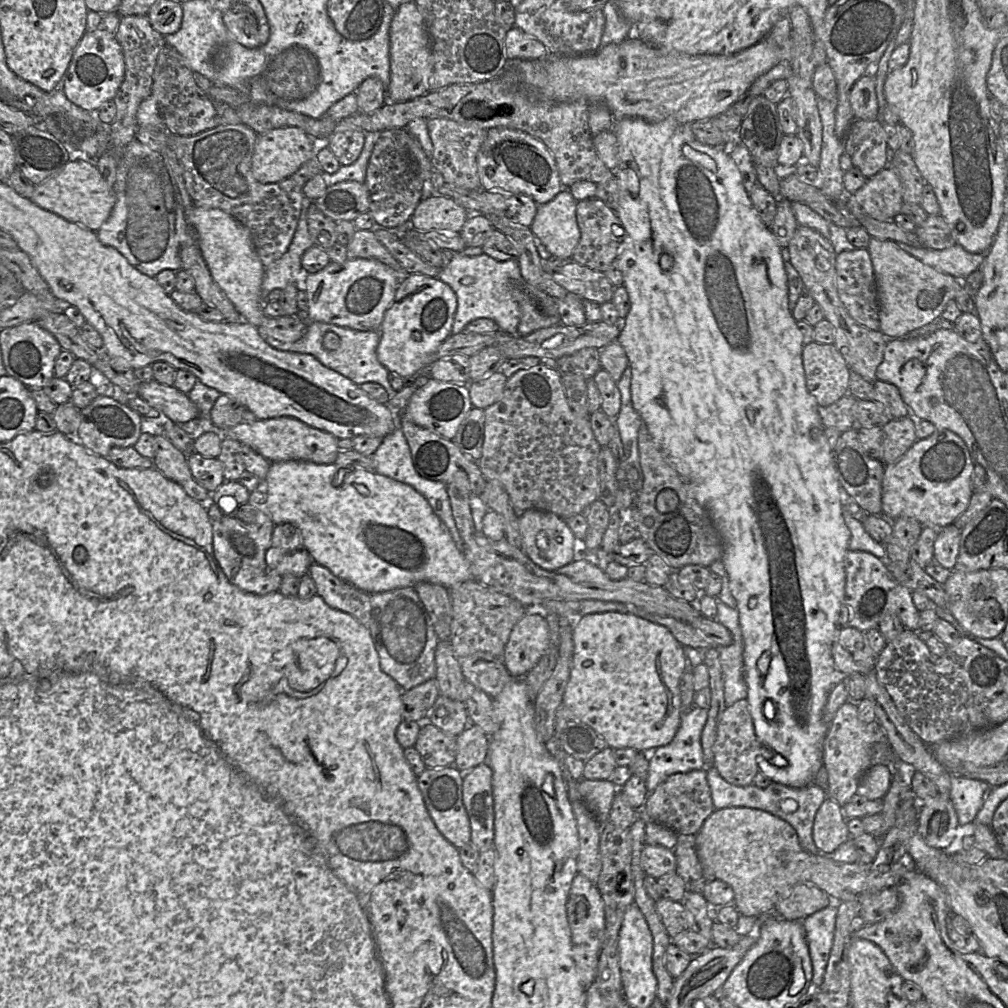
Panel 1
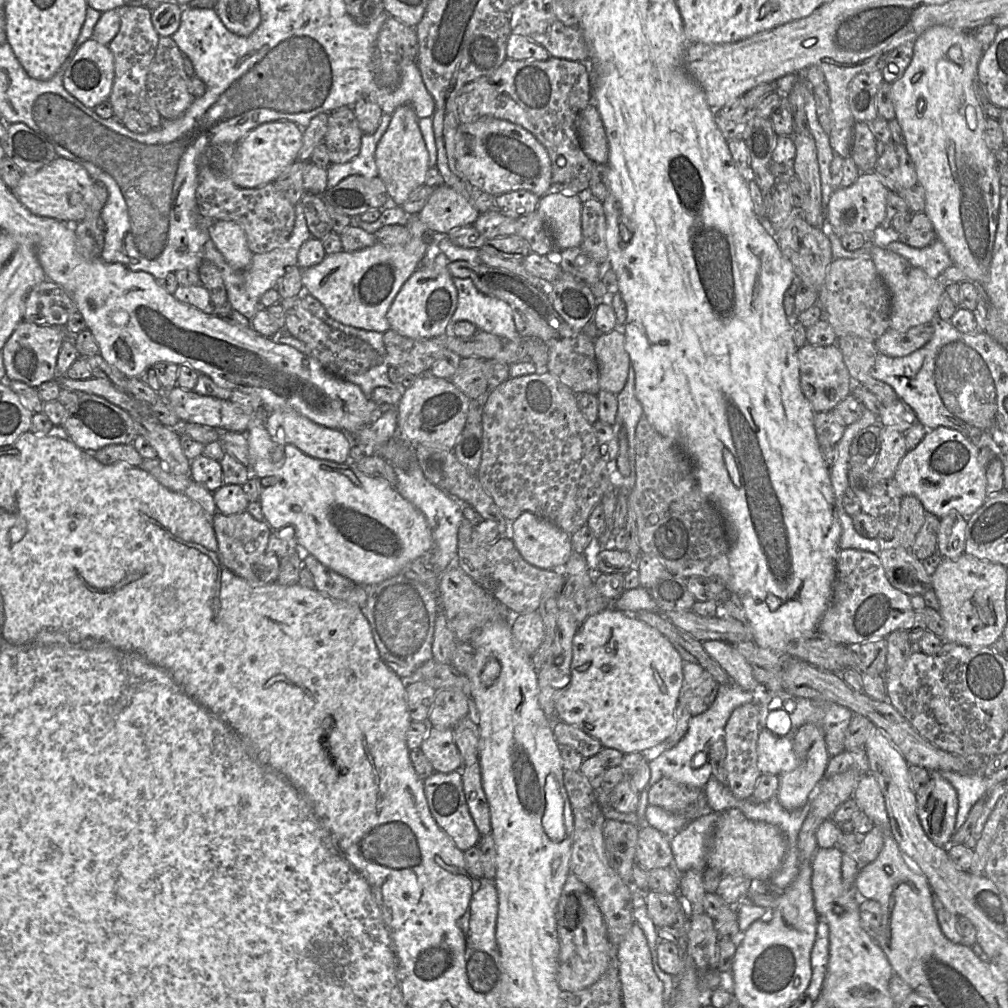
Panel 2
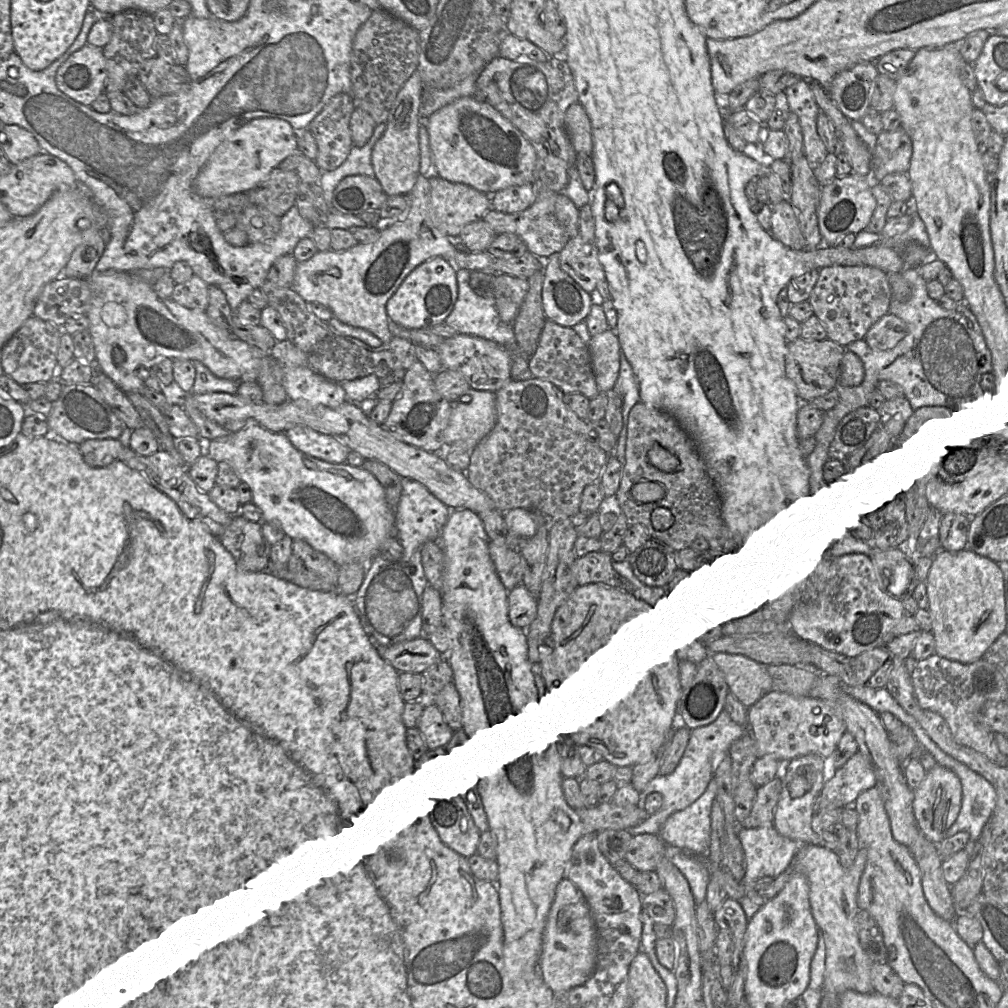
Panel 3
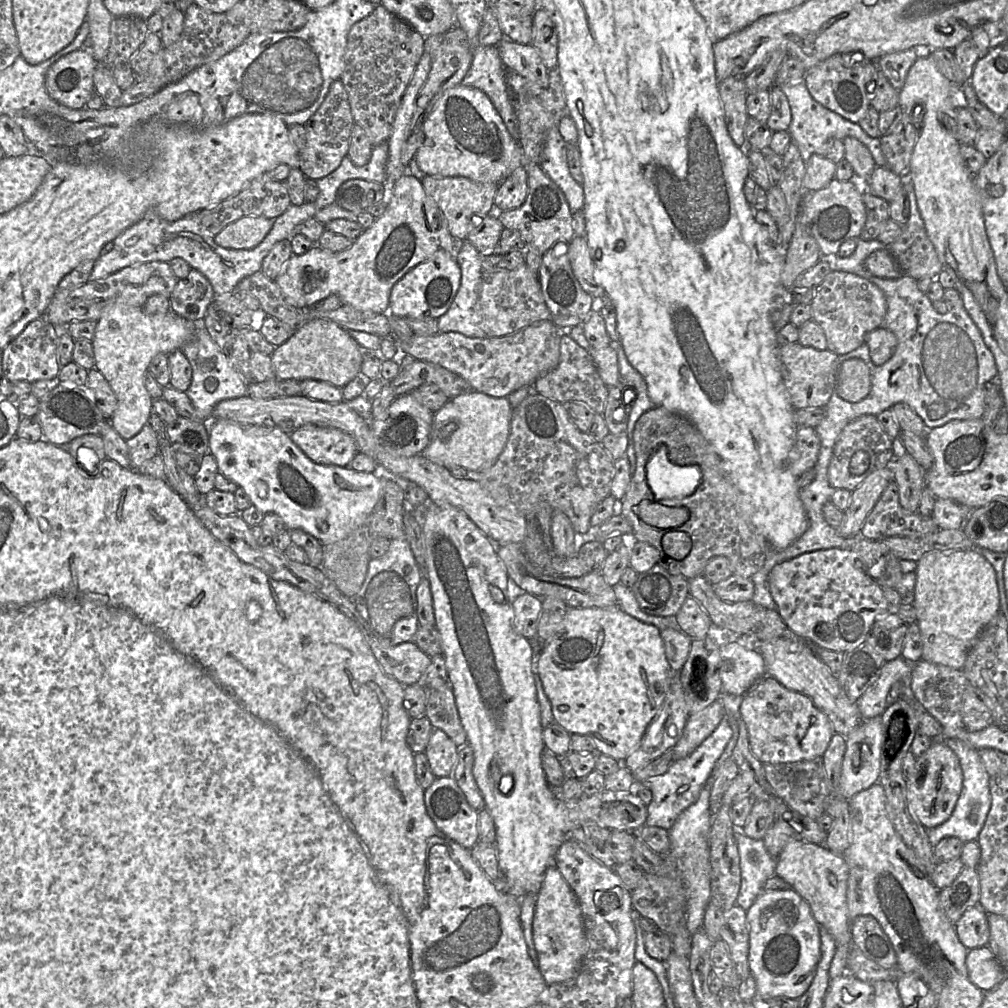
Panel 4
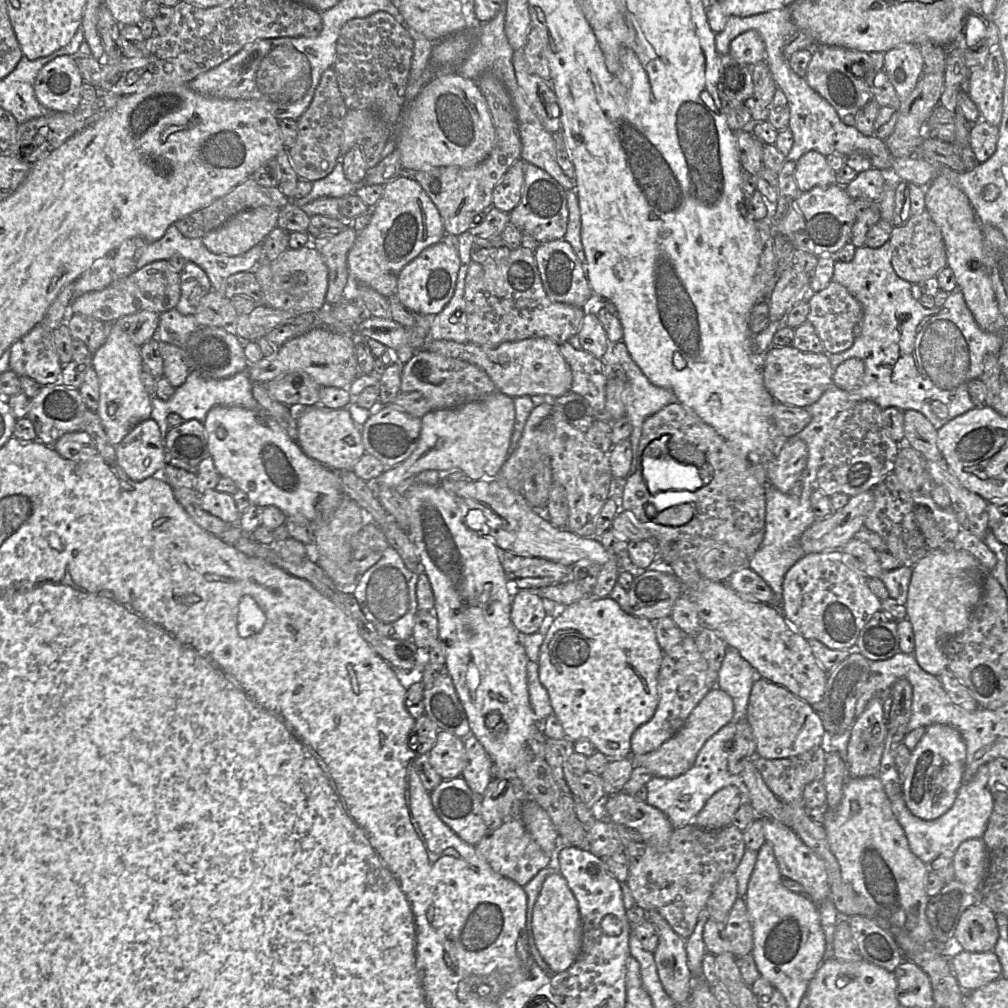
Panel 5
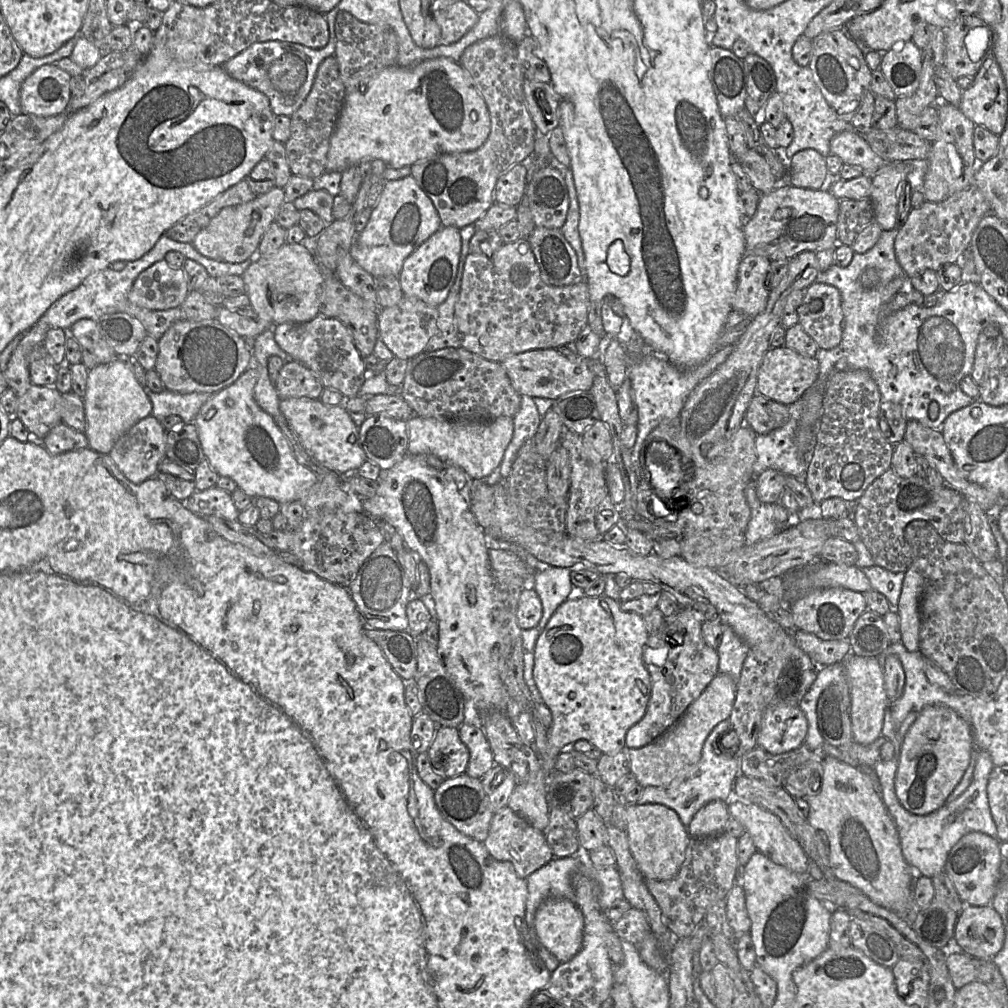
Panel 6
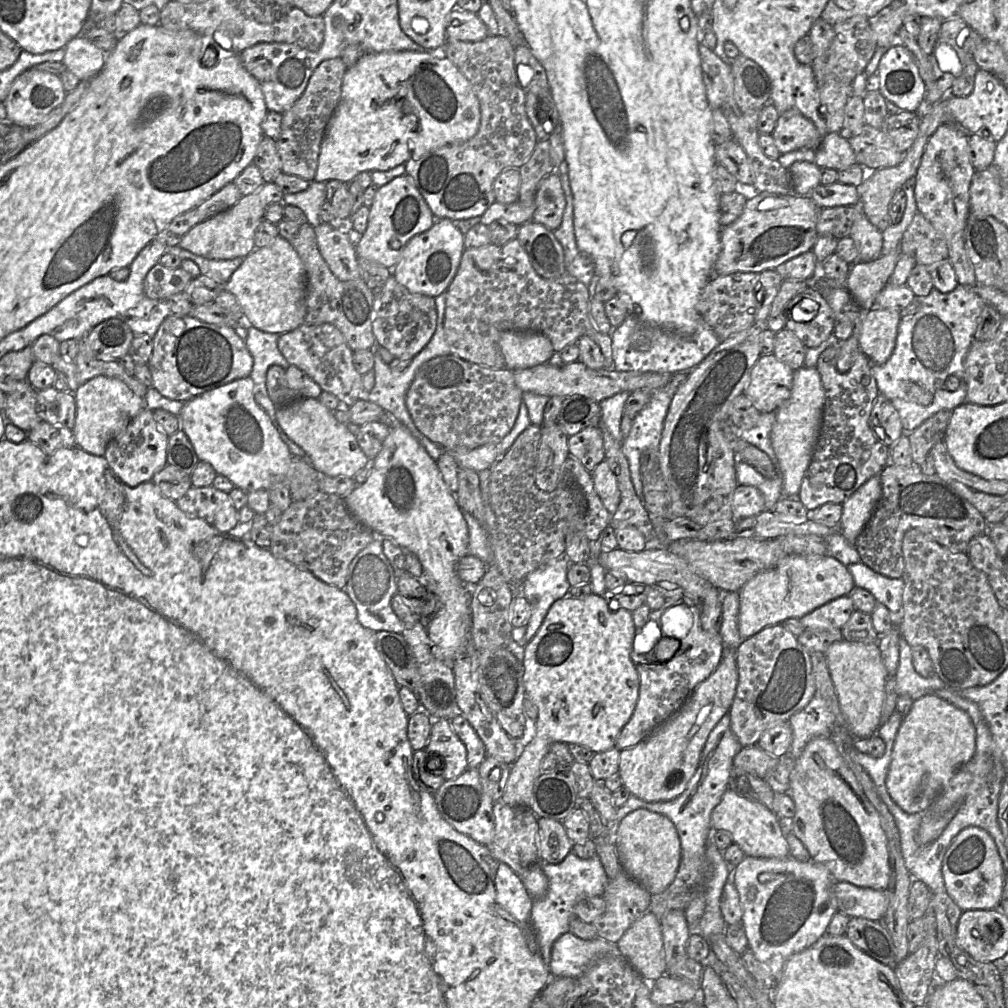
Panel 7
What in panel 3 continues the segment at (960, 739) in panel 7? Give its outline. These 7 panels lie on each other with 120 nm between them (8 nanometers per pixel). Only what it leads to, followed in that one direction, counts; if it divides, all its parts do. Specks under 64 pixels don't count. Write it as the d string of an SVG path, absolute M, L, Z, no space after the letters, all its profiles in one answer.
M938 764L926 772L914 790L913 811L921 832L929 841L938 845L946 838L946 832L959 815L961 803L962 785L954 772Z

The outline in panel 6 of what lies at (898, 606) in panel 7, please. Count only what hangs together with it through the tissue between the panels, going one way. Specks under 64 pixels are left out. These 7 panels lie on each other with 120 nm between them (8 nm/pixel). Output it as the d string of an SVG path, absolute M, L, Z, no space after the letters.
M875 565L861 570L870 581L872 590L881 593L887 598L890 612L896 612L905 572L891 572Z

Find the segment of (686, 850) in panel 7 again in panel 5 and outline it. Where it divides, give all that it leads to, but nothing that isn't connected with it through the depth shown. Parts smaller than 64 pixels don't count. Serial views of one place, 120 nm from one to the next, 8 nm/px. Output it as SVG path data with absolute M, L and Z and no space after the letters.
M729 722L706 741L694 765L686 773L676 778L654 776L646 784L648 789L646 802L661 810L668 817L674 829L692 824L709 798L724 787L738 785L743 799L747 799L748 791L743 780L739 779L739 775L733 775L728 771L728 754L735 734L736 725Z

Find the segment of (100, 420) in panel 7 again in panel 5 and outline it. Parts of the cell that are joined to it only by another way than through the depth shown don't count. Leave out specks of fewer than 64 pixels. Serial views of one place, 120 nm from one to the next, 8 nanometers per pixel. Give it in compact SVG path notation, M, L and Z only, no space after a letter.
M112 325L105 343L92 355L91 366L98 376L100 387L96 413L101 419L109 442L114 446L117 446L137 424L151 418L152 397L147 393L140 378L143 369L140 349L141 347L134 344L126 333L119 327Z

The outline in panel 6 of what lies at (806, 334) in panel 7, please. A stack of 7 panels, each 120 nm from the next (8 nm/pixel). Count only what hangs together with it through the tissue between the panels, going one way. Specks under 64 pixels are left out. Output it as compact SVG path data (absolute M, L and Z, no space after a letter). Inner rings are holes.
M815 282L804 293L802 304L797 309L798 323L804 331L816 342L820 349L833 349L839 345L843 333L843 311L840 291L831 285ZM813 300L821 300L822 309L816 313L809 311L809 303Z

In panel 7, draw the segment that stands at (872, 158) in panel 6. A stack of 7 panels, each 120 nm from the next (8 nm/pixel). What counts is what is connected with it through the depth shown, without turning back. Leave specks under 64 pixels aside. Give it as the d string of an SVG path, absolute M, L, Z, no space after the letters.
M844 132L828 133L816 150L815 164L820 168L840 171L856 163L855 153Z

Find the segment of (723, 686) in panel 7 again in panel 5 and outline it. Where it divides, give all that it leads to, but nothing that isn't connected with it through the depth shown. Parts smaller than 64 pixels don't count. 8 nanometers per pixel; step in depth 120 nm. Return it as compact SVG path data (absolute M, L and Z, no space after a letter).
M717 686L713 687L692 710L682 728L657 750L643 755L631 755L634 767L648 768L654 776L676 778L692 768L706 741L719 729L731 722L734 714L732 698Z

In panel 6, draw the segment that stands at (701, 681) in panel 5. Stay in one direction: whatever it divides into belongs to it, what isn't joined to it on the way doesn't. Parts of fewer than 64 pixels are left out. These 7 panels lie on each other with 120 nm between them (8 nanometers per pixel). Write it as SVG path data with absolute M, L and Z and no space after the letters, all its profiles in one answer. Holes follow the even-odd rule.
M682 608L681 611L691 612L695 624L677 625L677 630L669 629L668 626L667 633L666 627L664 627L664 637L659 639L654 648L647 645L644 651L644 663L651 677L652 692L644 717L632 726L626 734L626 748L642 748L664 734L676 724L719 672L718 652L709 647L702 637L703 617L693 609ZM676 632L682 635L680 641L676 641ZM668 641L679 645L670 648L663 665L657 665L659 649L667 646Z

